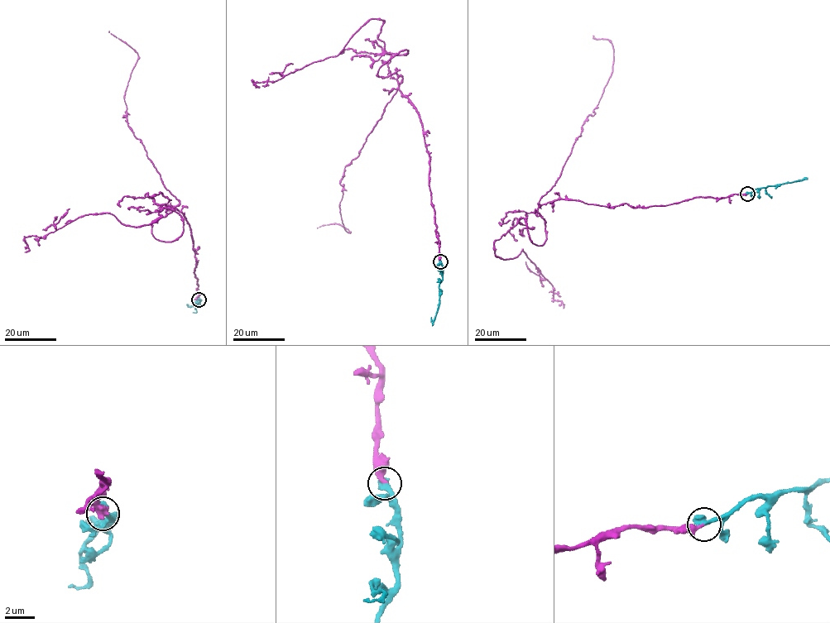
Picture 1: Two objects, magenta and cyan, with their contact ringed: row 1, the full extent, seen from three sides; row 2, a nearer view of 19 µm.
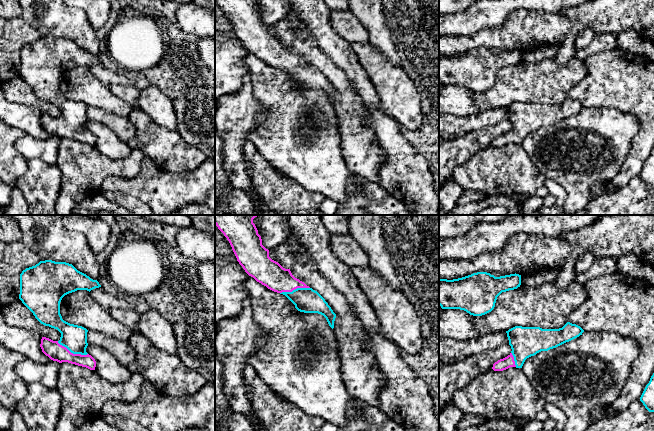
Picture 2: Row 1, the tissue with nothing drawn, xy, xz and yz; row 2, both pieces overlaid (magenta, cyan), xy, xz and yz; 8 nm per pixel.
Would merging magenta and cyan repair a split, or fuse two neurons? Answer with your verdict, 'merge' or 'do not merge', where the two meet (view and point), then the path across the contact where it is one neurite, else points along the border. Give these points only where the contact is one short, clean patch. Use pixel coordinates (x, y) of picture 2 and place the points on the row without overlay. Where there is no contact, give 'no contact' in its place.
merge; contact xy (72, 129); way xy (56, 128), (72, 129), (73, 113)

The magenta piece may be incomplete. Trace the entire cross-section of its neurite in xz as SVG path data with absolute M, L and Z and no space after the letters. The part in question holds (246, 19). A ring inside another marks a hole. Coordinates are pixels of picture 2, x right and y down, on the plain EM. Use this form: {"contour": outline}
{"contour": "M216 0L229 17L239 40L245 48L268 65L285 71L295 84L304 89L323 91L334 104L336 90L315 66L295 54L290 45L283 44L269 33L262 21L255 0Z"}

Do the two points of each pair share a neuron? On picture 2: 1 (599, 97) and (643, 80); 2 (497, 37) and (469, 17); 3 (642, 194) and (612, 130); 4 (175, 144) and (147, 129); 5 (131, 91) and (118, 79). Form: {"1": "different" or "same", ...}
{"1": "same", "2": "different", "3": "different", "4": "same", "5": "different"}

